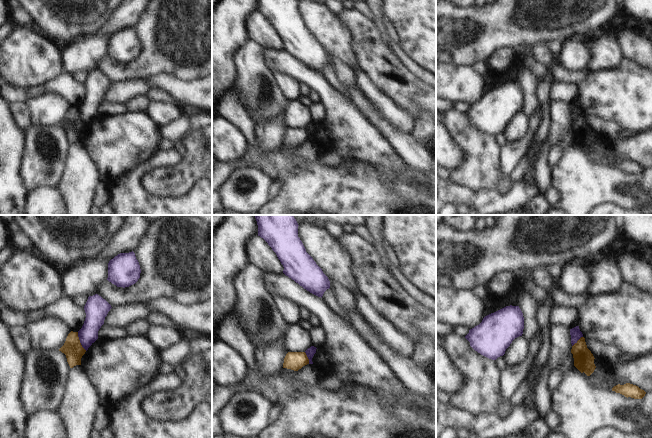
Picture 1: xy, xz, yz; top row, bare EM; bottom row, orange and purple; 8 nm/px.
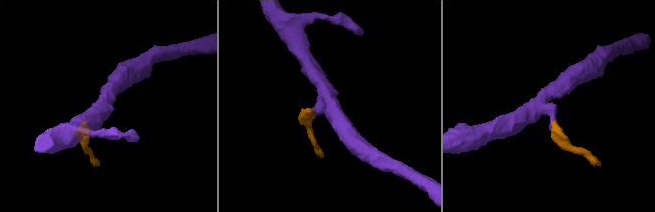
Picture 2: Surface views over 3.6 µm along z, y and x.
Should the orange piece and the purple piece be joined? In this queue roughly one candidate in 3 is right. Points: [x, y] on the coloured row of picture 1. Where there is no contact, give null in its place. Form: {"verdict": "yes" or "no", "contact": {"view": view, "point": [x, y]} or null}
{"verdict": "no", "contact": {"view": "xy", "point": [79, 341]}}

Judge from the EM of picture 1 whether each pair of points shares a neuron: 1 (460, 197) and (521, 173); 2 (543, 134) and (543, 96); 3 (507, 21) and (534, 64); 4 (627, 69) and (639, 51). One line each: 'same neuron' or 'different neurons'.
1: different neurons
2: same neuron
3: different neurons
4: different neurons

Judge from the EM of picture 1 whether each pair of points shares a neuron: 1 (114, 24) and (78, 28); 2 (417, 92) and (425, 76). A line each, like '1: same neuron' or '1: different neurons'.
1: different neurons
2: different neurons

